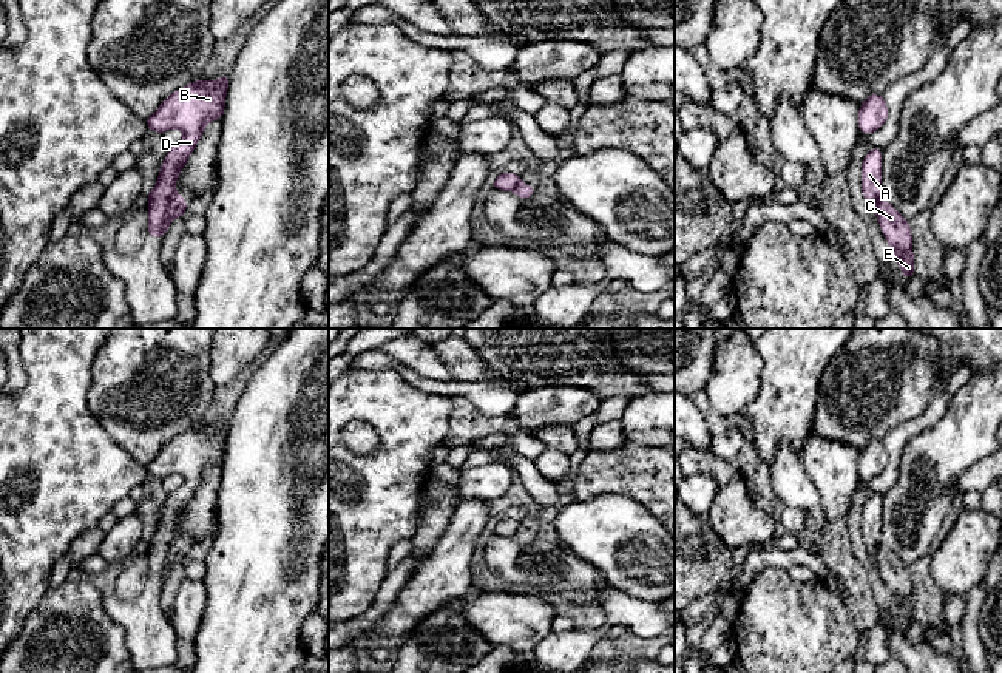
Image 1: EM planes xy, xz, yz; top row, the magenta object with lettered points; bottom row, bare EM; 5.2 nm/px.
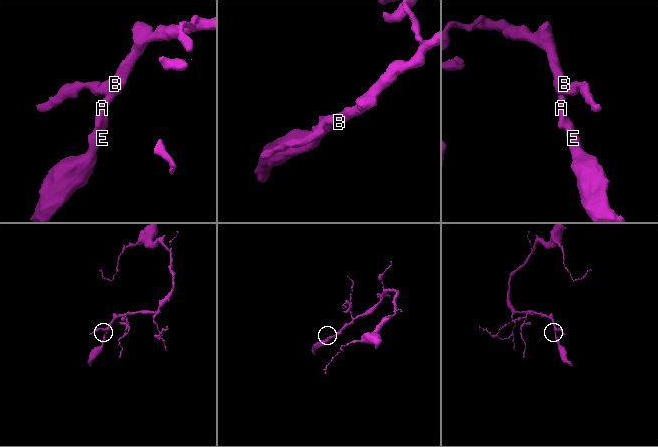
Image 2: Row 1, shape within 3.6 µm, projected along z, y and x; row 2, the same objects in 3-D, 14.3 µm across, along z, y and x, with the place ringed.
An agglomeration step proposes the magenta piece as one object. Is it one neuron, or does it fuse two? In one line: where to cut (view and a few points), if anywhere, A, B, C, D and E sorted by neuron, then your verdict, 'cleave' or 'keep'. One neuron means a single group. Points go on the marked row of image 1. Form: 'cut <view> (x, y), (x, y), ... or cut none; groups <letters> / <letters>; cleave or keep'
cut xy (176, 193), (169, 202), (164, 229); groups A B D / C E; cleave

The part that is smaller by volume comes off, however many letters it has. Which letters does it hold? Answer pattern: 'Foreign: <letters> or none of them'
Foreign: C, E

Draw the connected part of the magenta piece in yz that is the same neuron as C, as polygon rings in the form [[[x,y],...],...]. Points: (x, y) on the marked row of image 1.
[[[878,199],[877,210],[880,228],[894,252],[903,275],[909,281],[914,276],[912,238],[908,219],[905,219],[891,204]]]

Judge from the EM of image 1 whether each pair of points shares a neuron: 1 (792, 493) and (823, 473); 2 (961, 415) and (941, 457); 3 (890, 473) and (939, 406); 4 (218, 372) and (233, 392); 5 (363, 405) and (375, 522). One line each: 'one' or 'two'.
1: two
2: one
3: one
4: two
5: one

